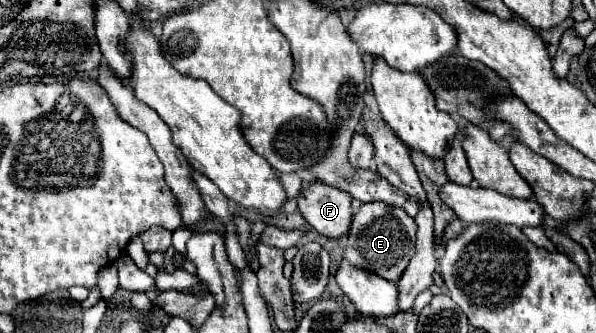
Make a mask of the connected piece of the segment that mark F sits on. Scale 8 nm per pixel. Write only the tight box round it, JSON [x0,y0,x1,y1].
[299,182,353,238]

